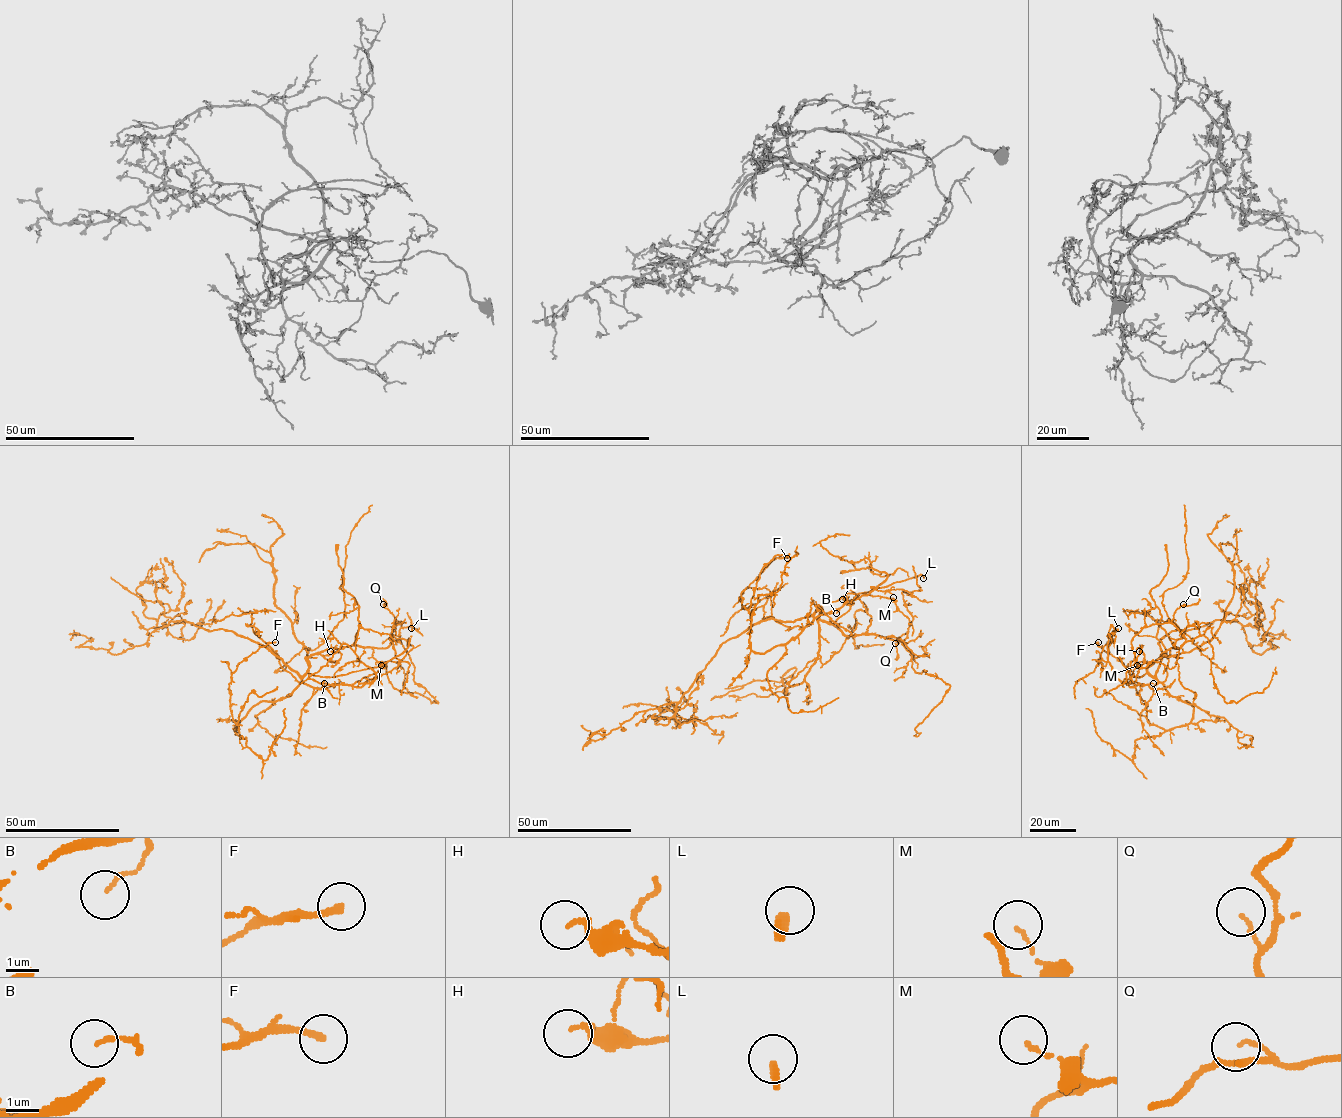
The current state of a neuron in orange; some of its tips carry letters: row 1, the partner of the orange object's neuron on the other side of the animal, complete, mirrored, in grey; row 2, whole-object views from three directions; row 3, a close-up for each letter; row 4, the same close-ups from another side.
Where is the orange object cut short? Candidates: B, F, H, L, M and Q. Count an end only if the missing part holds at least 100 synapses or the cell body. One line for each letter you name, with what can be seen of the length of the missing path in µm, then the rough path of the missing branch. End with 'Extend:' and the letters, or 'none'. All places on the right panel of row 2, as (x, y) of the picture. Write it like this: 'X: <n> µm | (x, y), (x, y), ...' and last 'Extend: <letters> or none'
L: 35 µm | (1118, 628), (1123, 593), (1120, 601)
Extend: L

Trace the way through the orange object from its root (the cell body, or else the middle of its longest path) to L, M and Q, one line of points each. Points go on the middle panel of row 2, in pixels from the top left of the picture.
L: (801, 618), (810, 616), (822, 605), (849, 593), (869, 592), (919, 574), (923, 578)
M: (801, 618), (828, 613), (865, 594), (894, 601), (893, 597)
Q: (801, 618), (819, 607), (819, 618), (846, 635), (873, 634), (903, 645), (908, 631), (895, 643)

